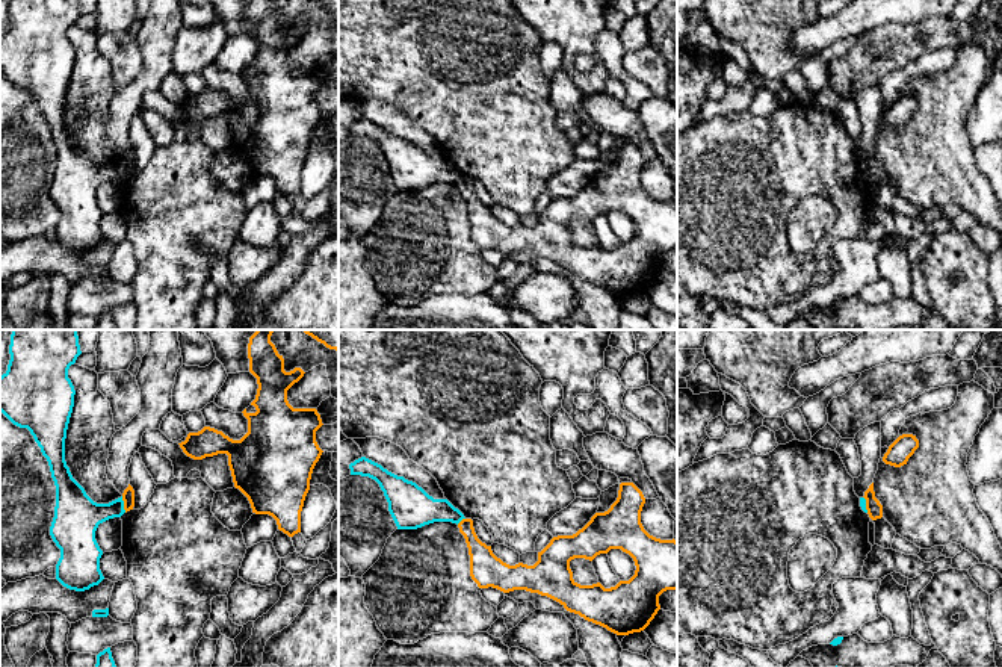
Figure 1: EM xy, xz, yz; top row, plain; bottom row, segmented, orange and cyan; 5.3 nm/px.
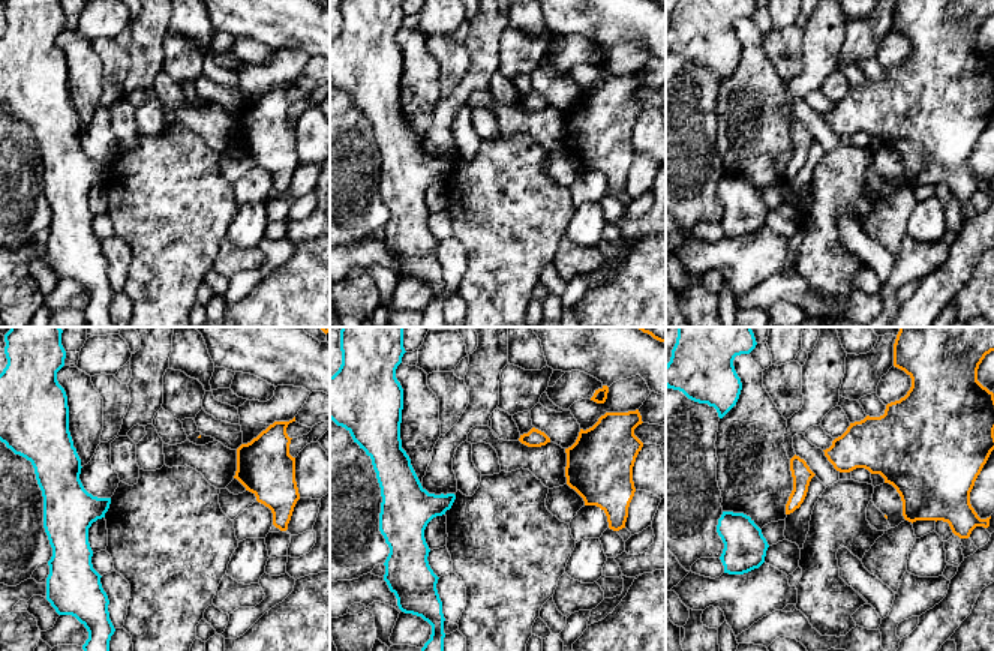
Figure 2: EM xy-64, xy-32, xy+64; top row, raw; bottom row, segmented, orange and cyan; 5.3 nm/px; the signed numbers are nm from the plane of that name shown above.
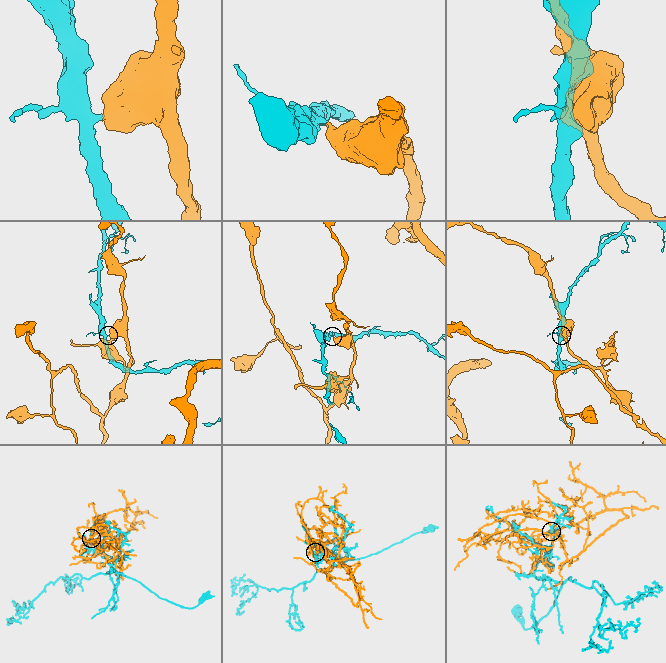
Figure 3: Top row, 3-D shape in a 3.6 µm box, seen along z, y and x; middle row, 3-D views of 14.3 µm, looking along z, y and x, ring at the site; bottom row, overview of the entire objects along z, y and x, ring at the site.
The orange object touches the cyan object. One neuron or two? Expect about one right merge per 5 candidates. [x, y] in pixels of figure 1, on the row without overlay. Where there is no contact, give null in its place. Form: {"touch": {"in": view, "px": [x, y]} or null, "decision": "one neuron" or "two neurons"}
{"touch": {"in": "xy", "px": [124, 165]}, "decision": "two neurons"}

